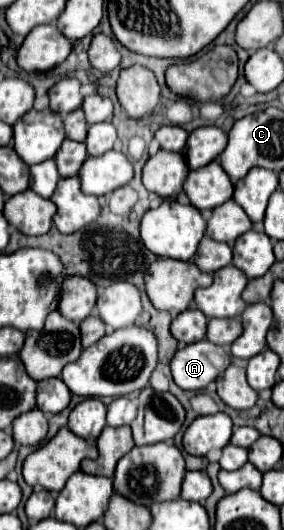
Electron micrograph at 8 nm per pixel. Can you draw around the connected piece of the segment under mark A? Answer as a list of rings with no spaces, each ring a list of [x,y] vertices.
[[[199,340],[177,350],[171,360],[173,380],[183,390],[205,390],[229,366],[231,356],[225,348],[209,340]]]

